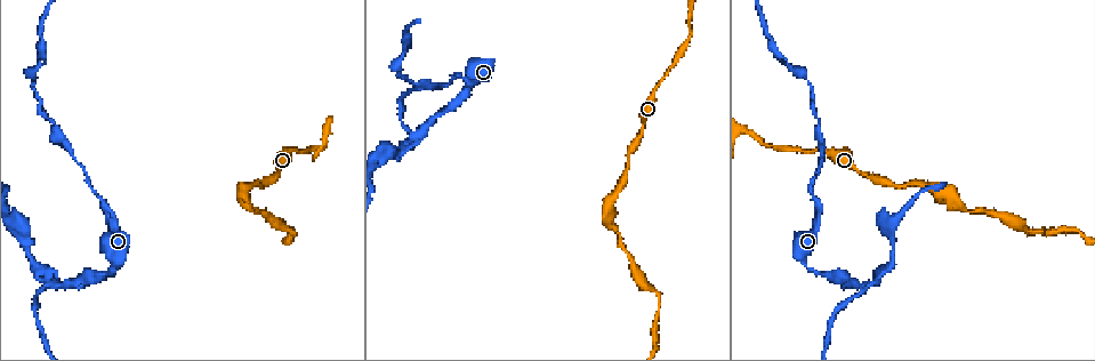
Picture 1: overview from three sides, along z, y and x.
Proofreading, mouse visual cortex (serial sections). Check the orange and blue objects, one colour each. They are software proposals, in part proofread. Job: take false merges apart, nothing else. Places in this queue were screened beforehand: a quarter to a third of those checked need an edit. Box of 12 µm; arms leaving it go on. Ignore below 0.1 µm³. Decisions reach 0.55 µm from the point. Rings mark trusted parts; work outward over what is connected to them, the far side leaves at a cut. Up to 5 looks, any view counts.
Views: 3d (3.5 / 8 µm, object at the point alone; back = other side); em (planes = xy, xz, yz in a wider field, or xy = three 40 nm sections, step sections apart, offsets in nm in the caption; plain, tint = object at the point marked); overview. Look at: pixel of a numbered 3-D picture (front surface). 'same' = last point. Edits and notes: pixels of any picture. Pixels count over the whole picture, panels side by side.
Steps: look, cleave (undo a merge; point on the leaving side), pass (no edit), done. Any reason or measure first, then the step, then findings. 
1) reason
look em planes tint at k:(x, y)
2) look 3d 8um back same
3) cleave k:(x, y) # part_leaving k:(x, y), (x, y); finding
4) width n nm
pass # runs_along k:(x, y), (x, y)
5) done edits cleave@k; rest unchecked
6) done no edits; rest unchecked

three-way junction
look 3d 3.5um at 1:(864, 283)

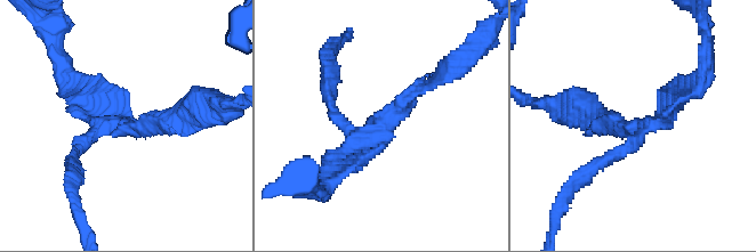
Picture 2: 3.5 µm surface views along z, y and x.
arms 3; arm_widths 150, 200, 200 nm; shape alone is not enough
look em xy step 5 tint at 2:(129, 123)

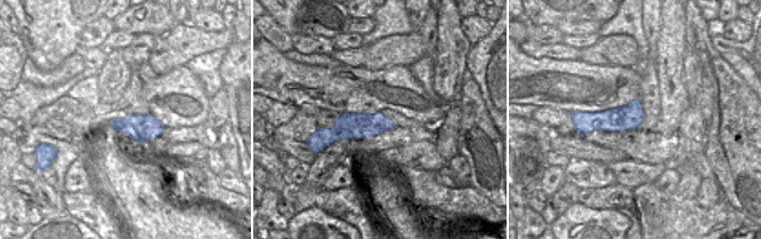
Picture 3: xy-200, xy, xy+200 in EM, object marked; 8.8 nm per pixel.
pass # runs_along 3:(391, 125), (322, 133); continuous, no second cell

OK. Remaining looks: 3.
calibre changes
look 3d 8um at 1:(388, 152)

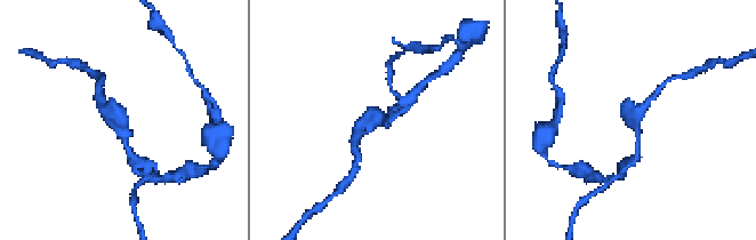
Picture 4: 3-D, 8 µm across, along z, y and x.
look 3d 3.5um at 4:(375, 122)

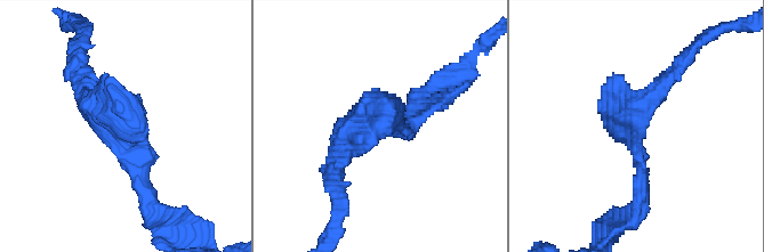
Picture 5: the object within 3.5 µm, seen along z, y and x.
arm_widths 200, 350 nm
look em xy step 1 tint at 5:(633, 137)

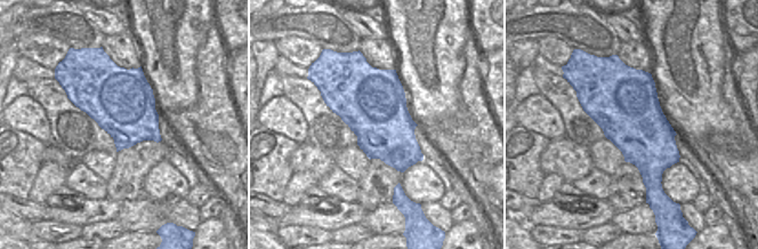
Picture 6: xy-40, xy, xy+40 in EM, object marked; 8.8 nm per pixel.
pass # runs_along 5:(154, 204), (126, 123), (83, 96); all the same cell

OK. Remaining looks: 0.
done no edits; rest unchecked

